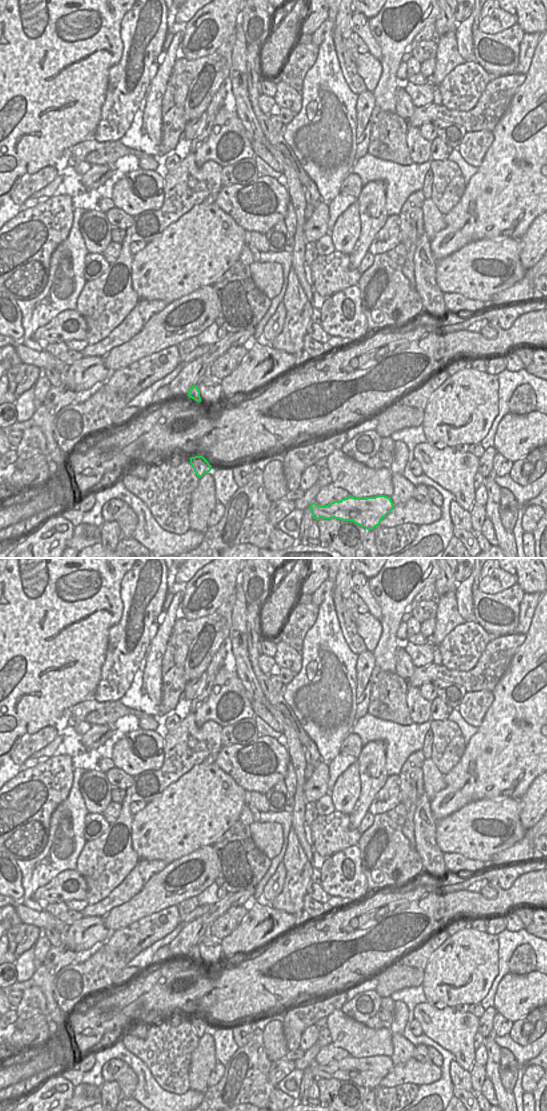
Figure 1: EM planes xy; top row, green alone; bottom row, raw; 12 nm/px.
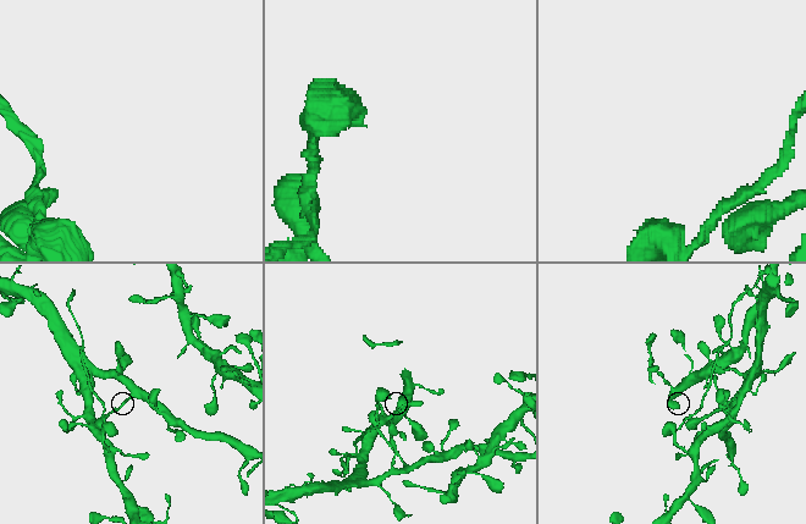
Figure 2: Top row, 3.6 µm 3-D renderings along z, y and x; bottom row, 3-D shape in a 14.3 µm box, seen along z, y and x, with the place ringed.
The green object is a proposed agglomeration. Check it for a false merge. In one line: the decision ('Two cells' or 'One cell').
Two cells

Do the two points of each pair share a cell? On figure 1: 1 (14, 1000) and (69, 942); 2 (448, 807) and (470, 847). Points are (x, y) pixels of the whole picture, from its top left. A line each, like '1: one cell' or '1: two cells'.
1: two cells
2: two cells

